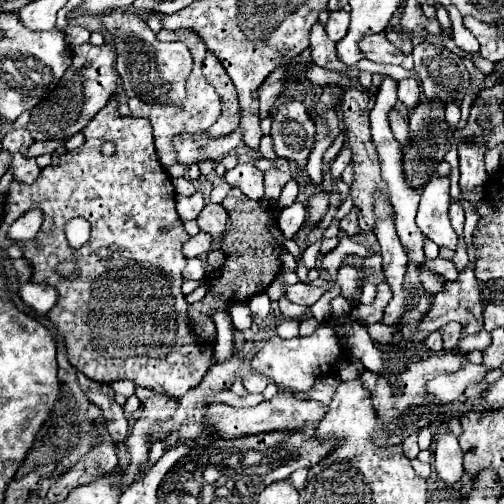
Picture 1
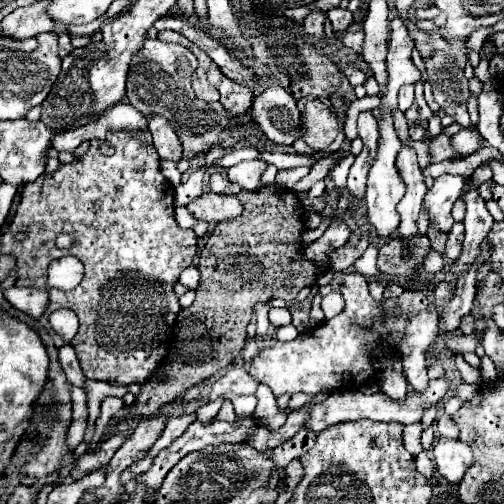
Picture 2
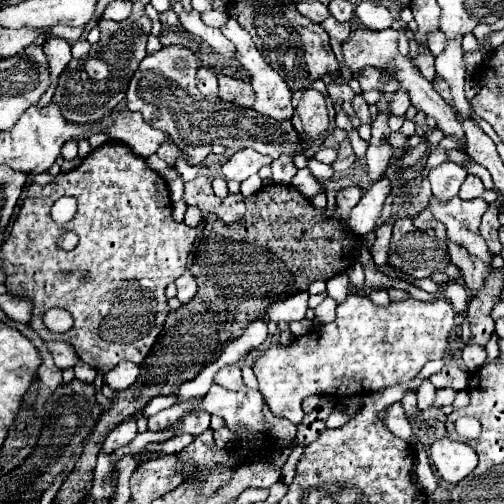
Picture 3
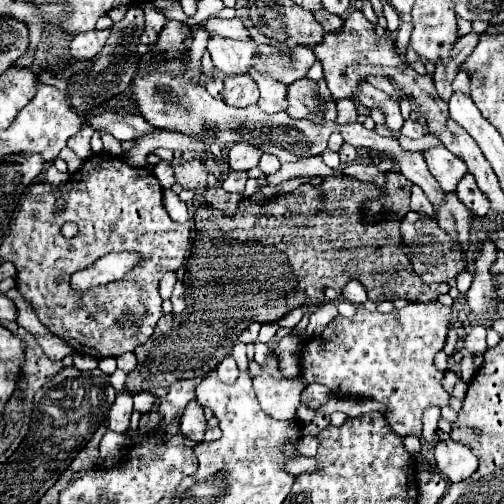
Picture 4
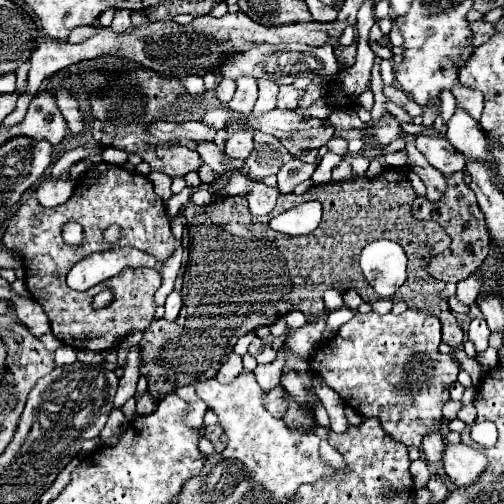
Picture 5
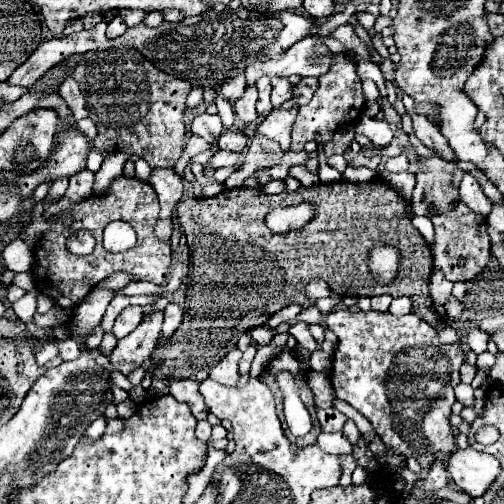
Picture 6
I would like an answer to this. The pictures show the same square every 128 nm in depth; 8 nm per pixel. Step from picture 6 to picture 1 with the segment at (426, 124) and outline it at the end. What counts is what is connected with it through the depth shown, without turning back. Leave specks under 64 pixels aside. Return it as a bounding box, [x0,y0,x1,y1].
[416,176,458,250]

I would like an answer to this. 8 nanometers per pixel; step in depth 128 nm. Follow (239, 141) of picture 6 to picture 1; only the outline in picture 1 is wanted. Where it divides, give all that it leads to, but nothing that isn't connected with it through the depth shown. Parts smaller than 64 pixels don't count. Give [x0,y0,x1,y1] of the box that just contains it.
[224,164,264,200]

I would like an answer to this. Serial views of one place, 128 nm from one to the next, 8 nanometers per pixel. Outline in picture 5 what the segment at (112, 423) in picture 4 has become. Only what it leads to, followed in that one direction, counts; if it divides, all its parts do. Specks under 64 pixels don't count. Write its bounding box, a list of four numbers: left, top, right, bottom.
[114,344,140,408]

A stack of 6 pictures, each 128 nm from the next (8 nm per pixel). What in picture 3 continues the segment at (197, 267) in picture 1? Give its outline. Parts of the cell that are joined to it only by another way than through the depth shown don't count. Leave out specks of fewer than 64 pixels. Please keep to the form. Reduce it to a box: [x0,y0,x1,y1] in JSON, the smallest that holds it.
[176,272,196,304]

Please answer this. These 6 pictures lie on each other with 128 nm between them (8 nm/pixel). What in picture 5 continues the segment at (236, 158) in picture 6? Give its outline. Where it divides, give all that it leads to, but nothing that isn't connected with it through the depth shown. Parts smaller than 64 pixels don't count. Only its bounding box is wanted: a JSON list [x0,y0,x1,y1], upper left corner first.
[165,142,244,219]

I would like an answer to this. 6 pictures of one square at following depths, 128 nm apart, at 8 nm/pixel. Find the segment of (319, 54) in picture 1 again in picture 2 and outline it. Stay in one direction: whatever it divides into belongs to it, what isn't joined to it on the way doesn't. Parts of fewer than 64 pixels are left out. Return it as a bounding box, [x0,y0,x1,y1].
[304,12,326,40]

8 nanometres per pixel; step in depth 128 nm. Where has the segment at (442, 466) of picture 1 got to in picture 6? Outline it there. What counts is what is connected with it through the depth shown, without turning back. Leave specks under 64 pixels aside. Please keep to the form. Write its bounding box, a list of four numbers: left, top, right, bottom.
[446,448,500,496]

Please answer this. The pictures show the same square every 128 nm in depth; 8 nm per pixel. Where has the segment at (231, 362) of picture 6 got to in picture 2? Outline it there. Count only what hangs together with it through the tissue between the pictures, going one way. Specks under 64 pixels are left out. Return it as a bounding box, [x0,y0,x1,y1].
[206,366,256,402]

